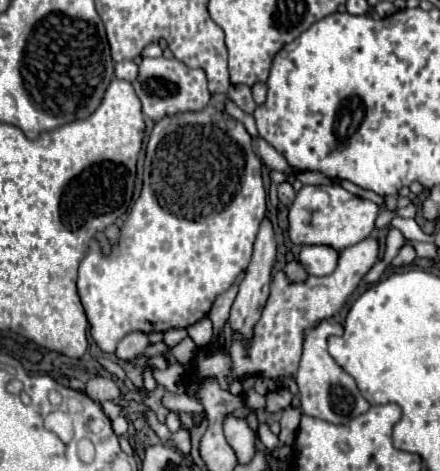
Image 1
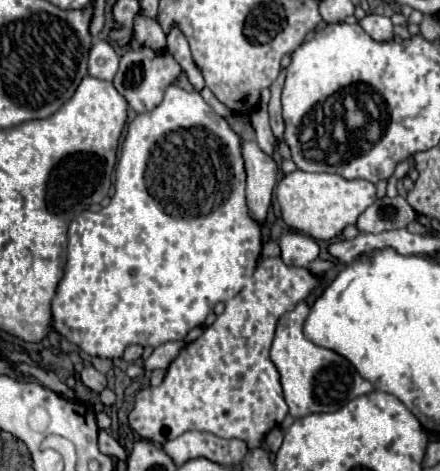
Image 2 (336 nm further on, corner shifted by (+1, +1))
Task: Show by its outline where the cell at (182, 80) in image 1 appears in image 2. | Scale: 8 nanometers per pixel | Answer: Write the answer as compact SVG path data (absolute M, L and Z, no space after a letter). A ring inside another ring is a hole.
M139 48L139 50L129 50L127 54L121 56L119 72L113 78L113 84L119 94L123 94L129 102L129 106L143 114L151 112L151 108L157 108L163 102L163 92L167 86L175 84L179 74L181 74L179 62L173 58L169 50L153 50L153 48Z

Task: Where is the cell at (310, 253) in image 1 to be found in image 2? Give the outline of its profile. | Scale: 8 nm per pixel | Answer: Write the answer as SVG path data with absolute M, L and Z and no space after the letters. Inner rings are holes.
M289 232L281 236L281 258L287 266L309 266L319 256L319 246L311 236Z

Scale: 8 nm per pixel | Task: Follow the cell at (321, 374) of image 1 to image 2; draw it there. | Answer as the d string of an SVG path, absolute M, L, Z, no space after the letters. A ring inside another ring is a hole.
M299 302L291 312L285 312L279 318L271 346L271 360L279 370L285 402L293 418L303 418L313 412L335 412L343 408L343 404L373 390L373 384L361 378L349 360L305 338L303 324L307 320L307 312L307 302Z

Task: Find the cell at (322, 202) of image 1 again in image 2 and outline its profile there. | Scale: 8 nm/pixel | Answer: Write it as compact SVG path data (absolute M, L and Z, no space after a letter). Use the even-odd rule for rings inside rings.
M295 170L277 184L275 196L287 226L315 240L333 240L343 234L345 226L355 224L357 218L375 202L375 186L367 180L345 180L337 174L309 174Z

